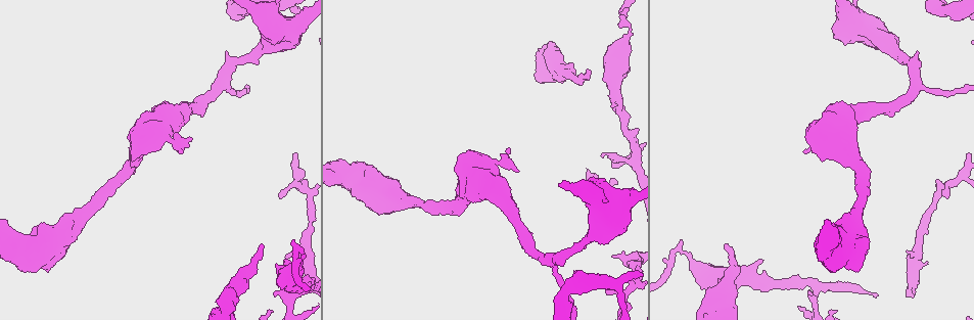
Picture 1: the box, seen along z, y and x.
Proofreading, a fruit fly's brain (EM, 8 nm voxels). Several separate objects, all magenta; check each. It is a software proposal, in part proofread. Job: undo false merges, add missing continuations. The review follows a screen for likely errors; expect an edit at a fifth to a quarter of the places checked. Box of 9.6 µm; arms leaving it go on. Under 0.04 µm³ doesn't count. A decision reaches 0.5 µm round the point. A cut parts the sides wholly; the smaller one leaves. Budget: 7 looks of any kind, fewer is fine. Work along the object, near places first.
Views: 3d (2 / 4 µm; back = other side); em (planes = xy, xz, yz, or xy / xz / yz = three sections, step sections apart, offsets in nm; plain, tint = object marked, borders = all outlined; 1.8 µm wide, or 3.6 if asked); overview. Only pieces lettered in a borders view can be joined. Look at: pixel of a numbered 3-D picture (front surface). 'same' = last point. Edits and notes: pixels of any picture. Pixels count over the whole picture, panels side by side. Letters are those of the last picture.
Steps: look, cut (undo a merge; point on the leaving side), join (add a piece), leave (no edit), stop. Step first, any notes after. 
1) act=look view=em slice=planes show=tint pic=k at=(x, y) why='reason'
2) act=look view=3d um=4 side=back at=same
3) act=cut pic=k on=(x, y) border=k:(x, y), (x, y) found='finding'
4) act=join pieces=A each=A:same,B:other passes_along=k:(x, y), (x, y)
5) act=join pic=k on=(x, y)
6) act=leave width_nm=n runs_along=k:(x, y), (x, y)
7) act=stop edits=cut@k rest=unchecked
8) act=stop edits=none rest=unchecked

act=look view=em slice=yz step=4 show=tint pic=1 at=(724, 247) why='an open end'

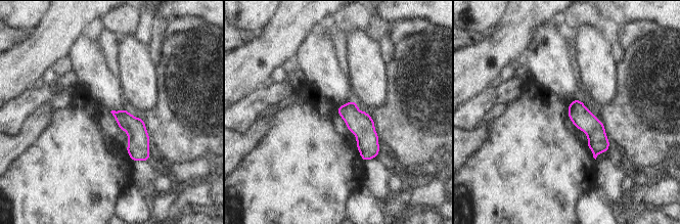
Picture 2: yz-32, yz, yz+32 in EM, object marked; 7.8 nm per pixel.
act=look view=em slice=planes show=borders at=same why='another direction'

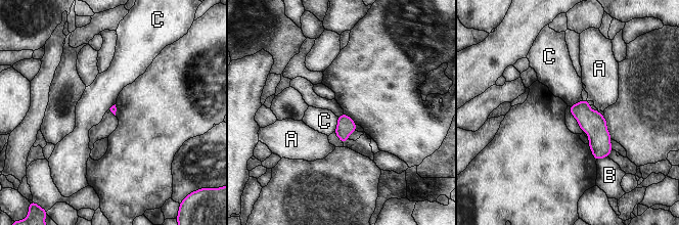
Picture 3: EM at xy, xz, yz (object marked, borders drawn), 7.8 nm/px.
act=leave each=A:other,B:other,C:other border=3:(337, 117), (337, 125), (333, 131) found='none of them fits'

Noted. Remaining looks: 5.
act=look view=em slice=planes show=tint pic=1 at=(810, 294) why='an open end'

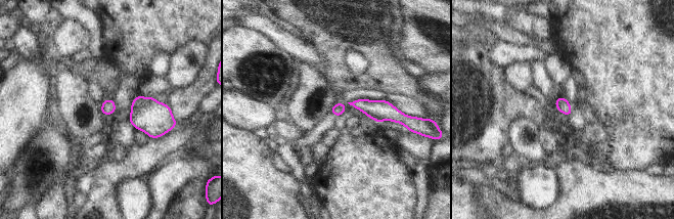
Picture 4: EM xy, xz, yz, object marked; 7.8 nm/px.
act=look view=em slice=planes show=borders at=same

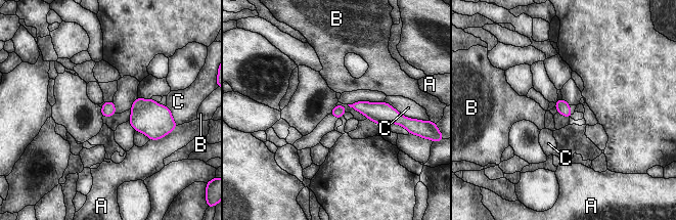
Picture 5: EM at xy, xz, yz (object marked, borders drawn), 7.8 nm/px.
act=leave longest_contact=A:260nm each=A:other,B:other,C:other border=5:(384, 101), (391, 104), (407, 118) found='no lettered piece goes on from it'

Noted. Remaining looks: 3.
act=look view=em slice=planes show=tint pic=1 at=(280, 196) why='free end'

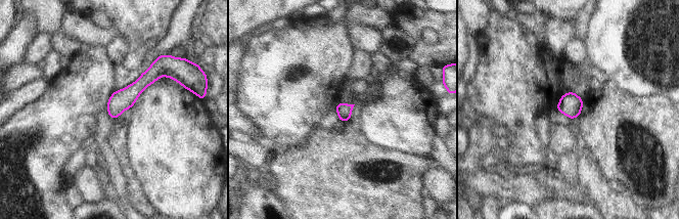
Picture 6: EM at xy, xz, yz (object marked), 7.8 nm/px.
act=look view=em slice=planes show=borders at=same

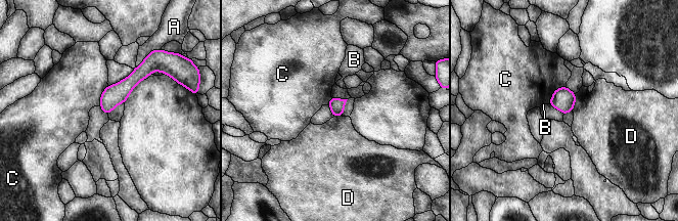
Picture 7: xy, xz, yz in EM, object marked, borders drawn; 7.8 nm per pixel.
act=leave width_nm=120 each=A:other,B:other,C:other,D:other border=7:(566, 86), (559, 86), (548, 103) found='none of them fits'

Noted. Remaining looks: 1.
act=stop edits=none rest=unchecked

